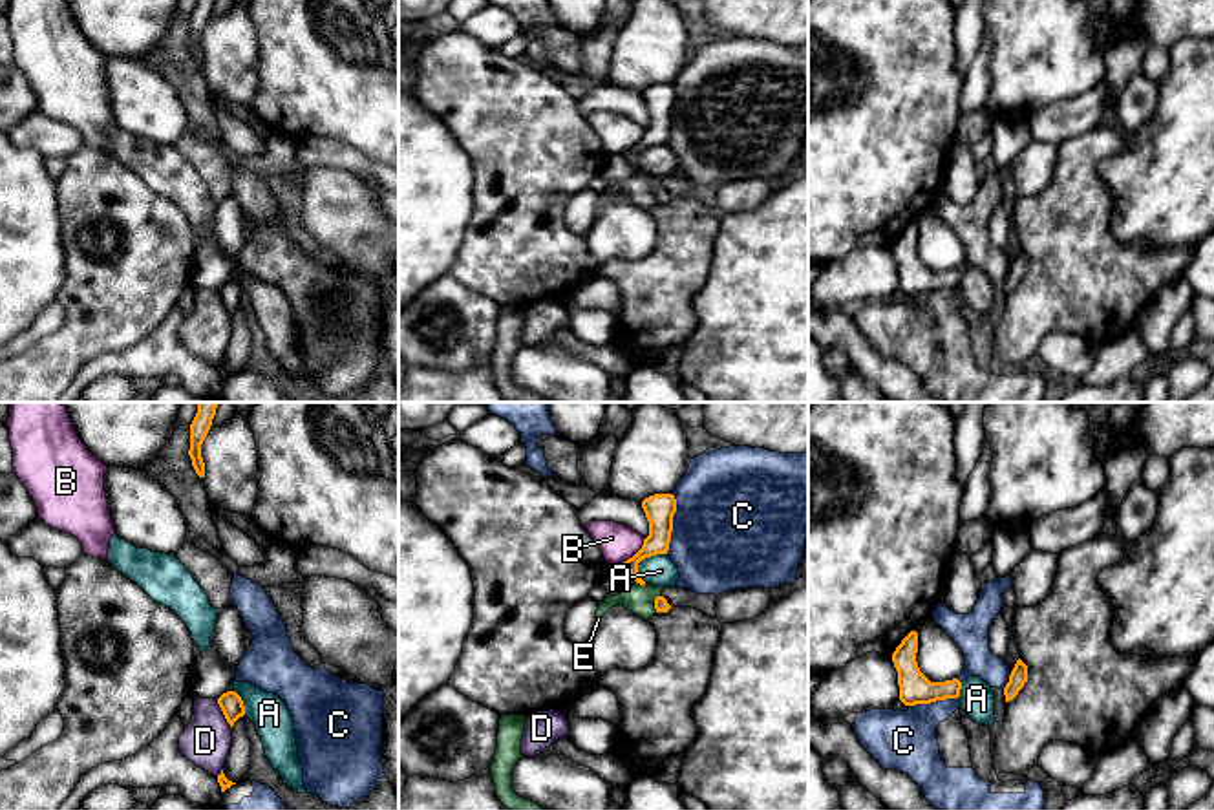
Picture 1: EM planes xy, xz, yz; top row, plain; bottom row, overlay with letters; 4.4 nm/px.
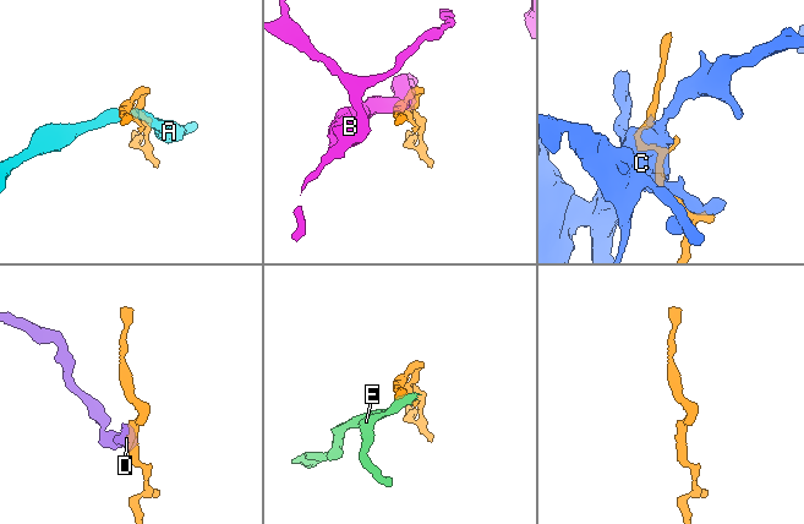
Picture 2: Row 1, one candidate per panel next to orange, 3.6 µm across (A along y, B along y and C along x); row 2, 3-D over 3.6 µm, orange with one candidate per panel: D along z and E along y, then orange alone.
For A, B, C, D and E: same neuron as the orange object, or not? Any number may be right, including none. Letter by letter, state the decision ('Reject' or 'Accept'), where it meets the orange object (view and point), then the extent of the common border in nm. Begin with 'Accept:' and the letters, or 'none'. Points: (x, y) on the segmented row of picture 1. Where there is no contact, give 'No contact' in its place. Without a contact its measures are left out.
Accept: none
A: Reject. Touches orange at xz (642, 558). Shared border 170 nm
B: Reject. Touches orange at xz (637, 553). Shared border 160 nm
C: Reject. Touches orange at xz (671, 523). Shared border 260 nm
D: Reject. Touches orange at xy (223, 714). Shared border 140 nm
E: Reject. Touches orange at xz (655, 602). Shared border 80 nm

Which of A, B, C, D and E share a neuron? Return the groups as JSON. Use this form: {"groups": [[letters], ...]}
{"groups": [["A"], ["B"], ["C", "E"], ["D"]]}

